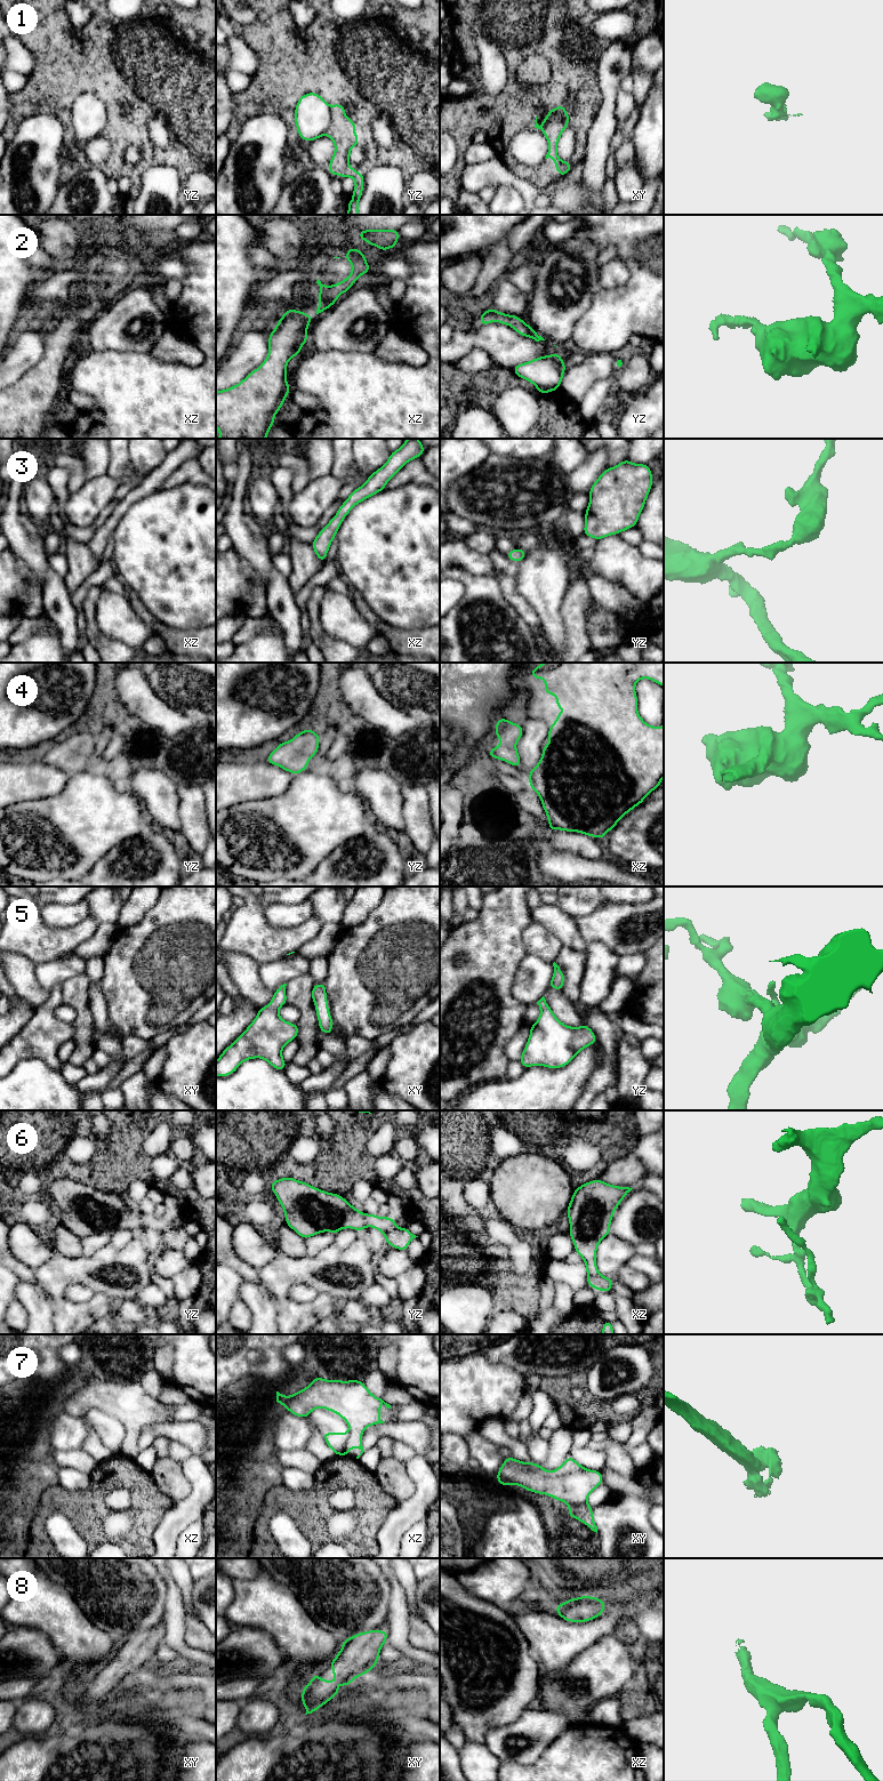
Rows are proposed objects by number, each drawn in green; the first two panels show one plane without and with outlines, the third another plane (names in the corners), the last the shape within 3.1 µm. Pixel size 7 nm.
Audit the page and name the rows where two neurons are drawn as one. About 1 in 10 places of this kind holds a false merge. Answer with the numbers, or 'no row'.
no row

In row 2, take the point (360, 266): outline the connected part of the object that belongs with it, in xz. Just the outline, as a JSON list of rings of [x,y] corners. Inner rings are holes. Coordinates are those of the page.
[[[356,247],[346,250],[347,254],[343,256],[343,258],[350,260],[352,265],[352,272],[345,280],[335,283],[331,287],[322,284],[320,279],[316,281],[316,283],[320,286],[316,314],[332,306],[337,302],[340,294],[348,292],[350,288],[362,274],[370,272],[369,264],[366,260],[364,254],[362,251],[360,251]]]

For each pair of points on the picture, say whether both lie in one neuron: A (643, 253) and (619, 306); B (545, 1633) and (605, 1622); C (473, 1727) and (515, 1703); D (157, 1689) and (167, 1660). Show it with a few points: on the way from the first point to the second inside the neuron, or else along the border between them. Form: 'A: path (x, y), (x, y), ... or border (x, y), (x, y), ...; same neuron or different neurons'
A: path (643, 266), (643, 282), (633, 293); same neuron
B: path (560, 1633), (591, 1631); same neuron
C: path (483, 1717), (499, 1703), (505, 1703); same neuron
D: border (177, 1665), (152, 1668); different neurons

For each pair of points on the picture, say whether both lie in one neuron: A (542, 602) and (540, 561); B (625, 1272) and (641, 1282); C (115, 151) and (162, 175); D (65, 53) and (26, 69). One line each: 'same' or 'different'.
A: same
B: same
C: different
D: different

